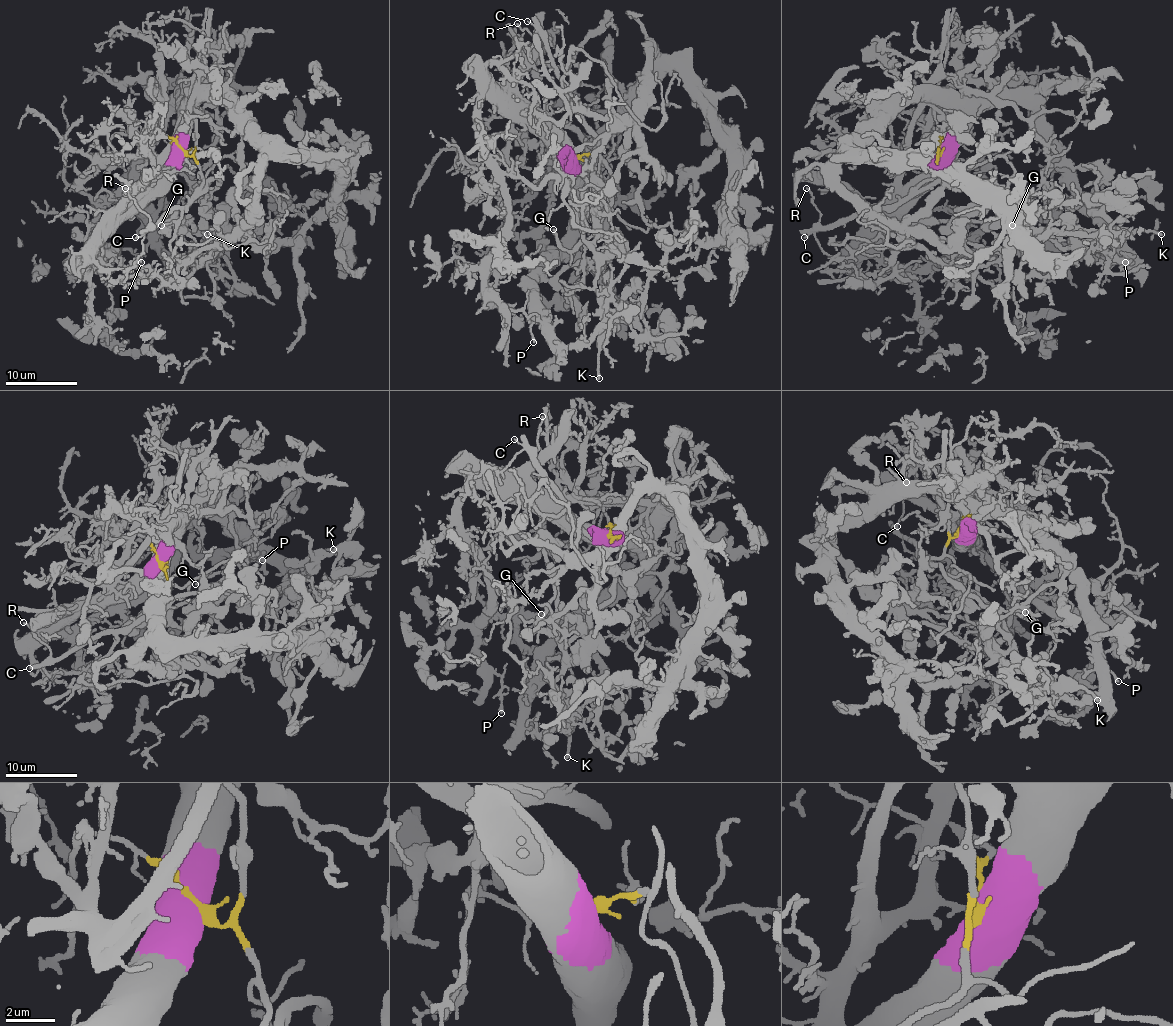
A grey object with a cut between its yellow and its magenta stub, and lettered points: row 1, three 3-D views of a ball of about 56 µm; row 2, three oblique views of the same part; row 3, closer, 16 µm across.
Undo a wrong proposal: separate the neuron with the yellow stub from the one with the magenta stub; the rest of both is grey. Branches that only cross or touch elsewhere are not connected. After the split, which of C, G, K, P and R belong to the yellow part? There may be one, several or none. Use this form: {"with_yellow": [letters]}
{"with_yellow": ["C", "G", "K", "R"]}

